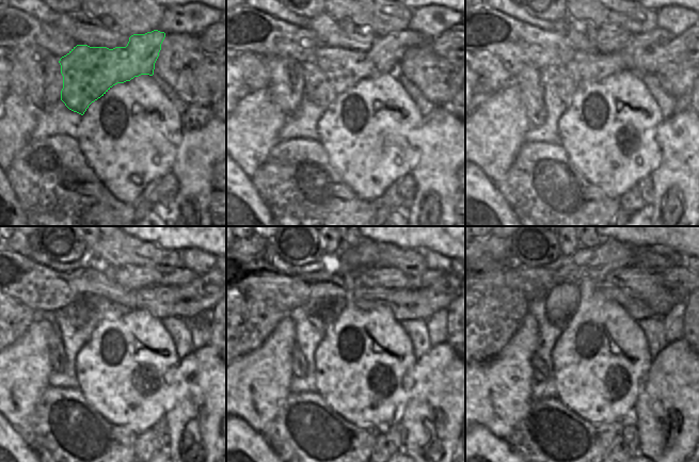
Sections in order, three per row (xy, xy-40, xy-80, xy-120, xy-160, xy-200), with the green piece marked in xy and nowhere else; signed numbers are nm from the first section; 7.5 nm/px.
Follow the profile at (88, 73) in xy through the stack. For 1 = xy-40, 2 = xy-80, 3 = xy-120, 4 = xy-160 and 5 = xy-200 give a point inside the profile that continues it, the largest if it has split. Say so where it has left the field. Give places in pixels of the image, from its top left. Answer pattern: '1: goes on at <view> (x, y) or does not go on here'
1: goes on at xy-40 (330, 72)
2: goes on at xy-80 (573, 70)
3: goes on at xy-120 (93, 308)
4: goes on at xy-160 (430, 276)
5: goes on at xy-200 (679, 279)

